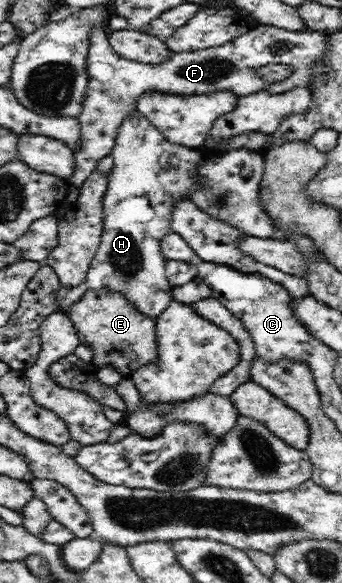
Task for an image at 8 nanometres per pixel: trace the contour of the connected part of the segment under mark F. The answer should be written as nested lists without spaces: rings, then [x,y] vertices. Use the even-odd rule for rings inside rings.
[[[255,24],[247,33],[241,34],[237,39],[229,41],[221,47],[199,49],[191,53],[175,53],[171,61],[163,65],[143,65],[121,58],[110,48],[107,28],[97,29],[93,33],[92,47],[89,49],[88,70],[89,88],[85,97],[84,108],[78,117],[78,138],[70,147],[73,154],[73,171],[68,180],[74,188],[80,188],[85,183],[86,177],[99,164],[104,157],[111,156],[113,147],[121,125],[137,112],[137,105],[141,97],[147,93],[161,93],[165,96],[202,97],[206,94],[228,92],[237,96],[250,95],[255,91],[269,89],[270,93],[284,93],[293,87],[306,87],[305,82],[310,76],[310,63],[320,56],[326,40],[325,34],[313,31],[288,30],[269,24]],[[282,64],[289,66],[288,74],[276,80],[269,81],[265,78],[264,69],[269,65]]]

